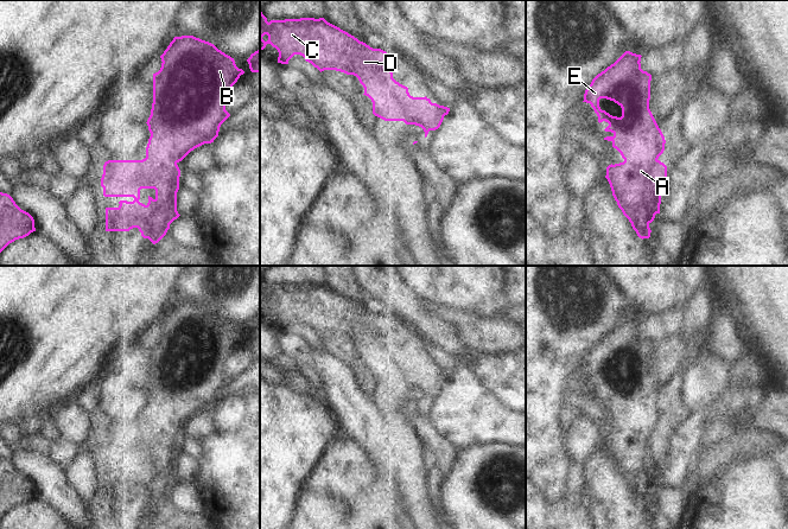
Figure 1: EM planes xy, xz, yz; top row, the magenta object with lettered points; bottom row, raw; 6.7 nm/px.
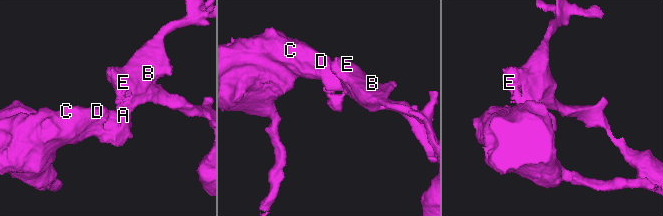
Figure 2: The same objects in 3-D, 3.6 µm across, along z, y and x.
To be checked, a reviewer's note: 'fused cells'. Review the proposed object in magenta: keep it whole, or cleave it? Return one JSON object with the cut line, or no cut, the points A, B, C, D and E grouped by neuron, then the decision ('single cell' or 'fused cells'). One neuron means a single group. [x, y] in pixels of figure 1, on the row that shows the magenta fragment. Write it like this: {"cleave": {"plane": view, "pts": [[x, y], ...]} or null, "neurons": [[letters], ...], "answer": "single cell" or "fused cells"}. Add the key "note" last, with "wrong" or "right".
{"cleave": null, "neurons": [["A", "B", "C", "D", "E"]], "answer": "single cell", "note": "wrong"}

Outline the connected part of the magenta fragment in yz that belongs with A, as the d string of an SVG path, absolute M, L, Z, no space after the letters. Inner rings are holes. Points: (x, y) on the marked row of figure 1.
M625 51L614 64L598 74L586 88L584 101L590 103L598 116L598 122L608 122L604 129L611 132L612 136L604 140L611 141L623 162L609 165L606 176L612 196L623 215L631 223L633 229L640 238L650 237L649 224L655 215L660 213L661 195L667 184L667 166L659 160L665 151L665 136L659 128L650 109L650 81L652 75L641 69L641 55ZM599 100L614 101L622 108L622 116L612 116L599 107Z

